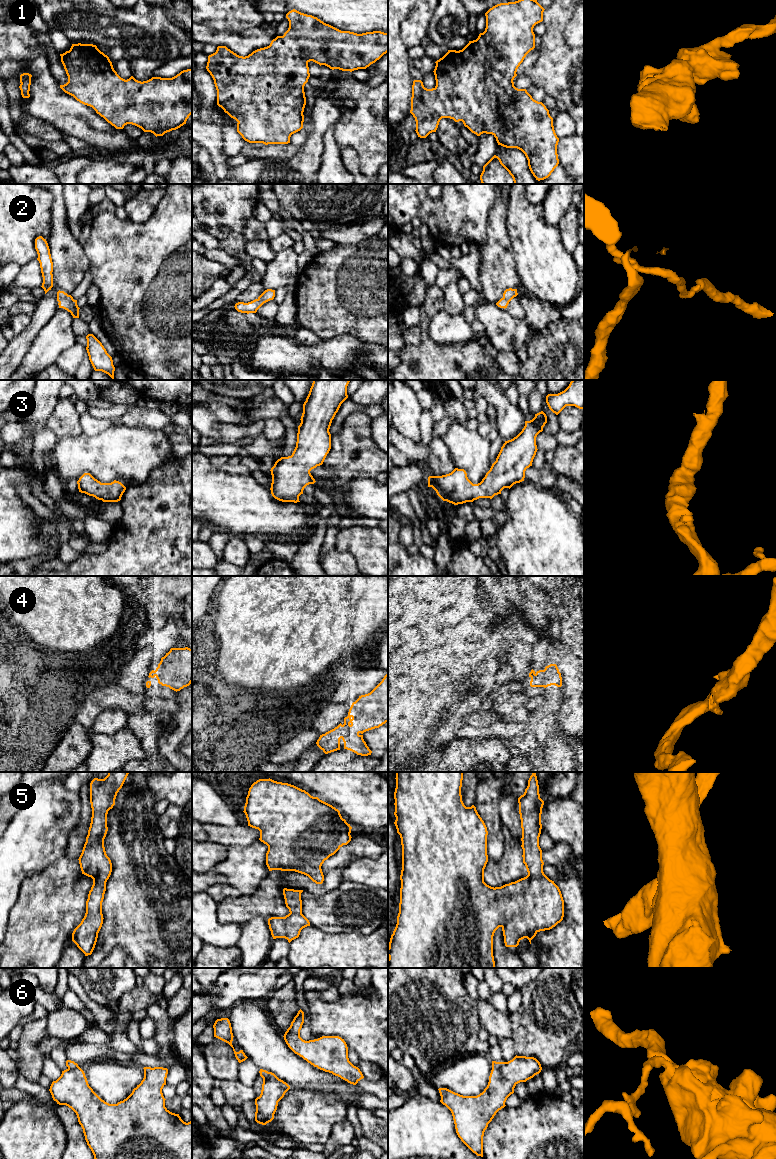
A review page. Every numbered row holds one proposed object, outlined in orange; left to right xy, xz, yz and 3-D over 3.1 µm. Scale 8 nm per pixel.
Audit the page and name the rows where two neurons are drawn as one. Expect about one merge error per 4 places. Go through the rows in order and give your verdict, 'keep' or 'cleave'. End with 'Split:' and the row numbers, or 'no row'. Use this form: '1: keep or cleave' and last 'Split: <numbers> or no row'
1: keep
2: keep
3: keep
4: keep
5: keep
6: cleave
Split: 6

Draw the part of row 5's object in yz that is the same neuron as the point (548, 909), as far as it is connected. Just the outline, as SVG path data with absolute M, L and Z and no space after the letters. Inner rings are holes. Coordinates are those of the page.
M396 772L396 788L394 792L396 820L394 822L397 833L401 838L402 845L402 870L400 875L400 903L397 924L391 935L388 947L388 968L495 968L493 956L493 936L495 931L501 927L506 947L517 947L519 942L527 938L531 940L540 931L550 930L563 920L564 900L559 887L550 880L543 872L544 862L542 850L539 846L541 834L541 814L544 801L540 798L539 785L536 772L533 772L528 780L528 786L523 795L518 798L519 814L522 828L522 849L523 863L526 866L528 875L515 882L505 884L501 887L491 887L484 882L484 869L488 862L487 855L487 827L478 814L476 807L466 807L462 801L461 787L463 772Z

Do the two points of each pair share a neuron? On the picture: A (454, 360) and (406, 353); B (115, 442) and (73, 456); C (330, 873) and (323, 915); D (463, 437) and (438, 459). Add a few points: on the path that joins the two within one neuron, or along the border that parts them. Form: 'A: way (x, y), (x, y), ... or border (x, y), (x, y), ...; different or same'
A: way (442, 360), (418, 360); same
B: way (105, 452), (103, 454), (83, 454); same
C: border (341, 881), (319, 895), (304, 891); different
D: border (441, 438), (448, 448), (455, 467); different

